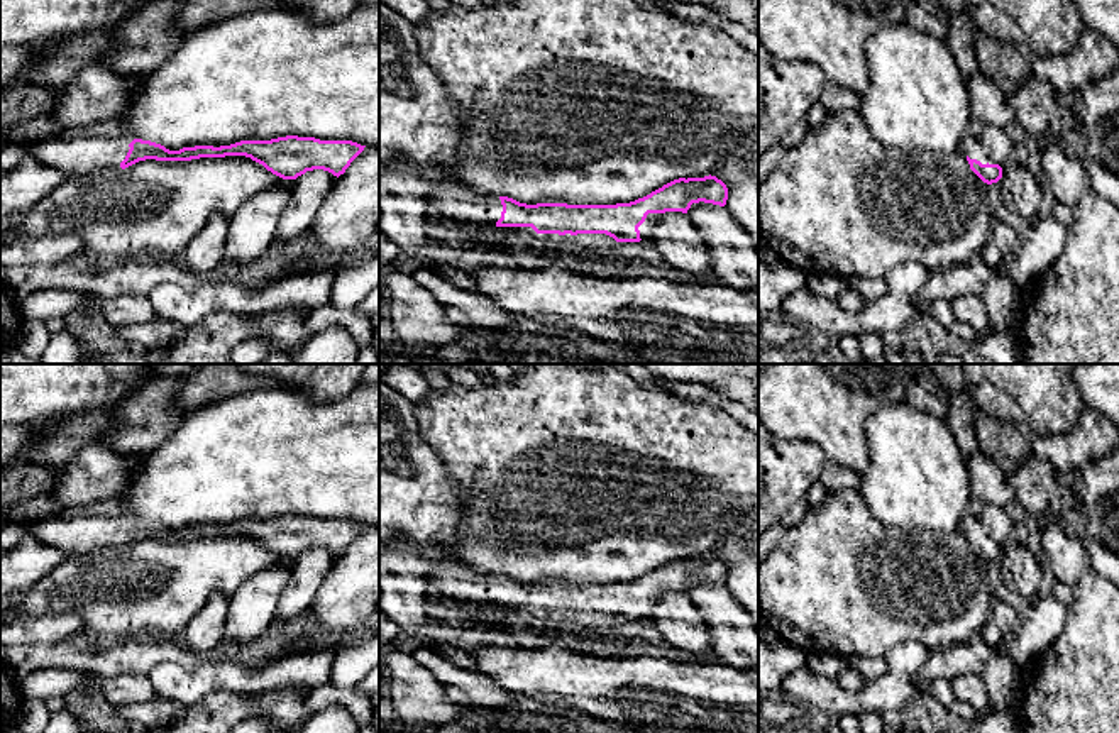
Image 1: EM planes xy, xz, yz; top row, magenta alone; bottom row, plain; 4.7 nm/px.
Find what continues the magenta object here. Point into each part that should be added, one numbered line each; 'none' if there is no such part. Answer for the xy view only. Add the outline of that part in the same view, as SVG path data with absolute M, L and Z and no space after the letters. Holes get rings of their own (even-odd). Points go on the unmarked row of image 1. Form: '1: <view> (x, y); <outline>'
1: xy (80, 529); M124 499L68 506L61 513L24 523L46 545L64 555L119 547L135 516Z

